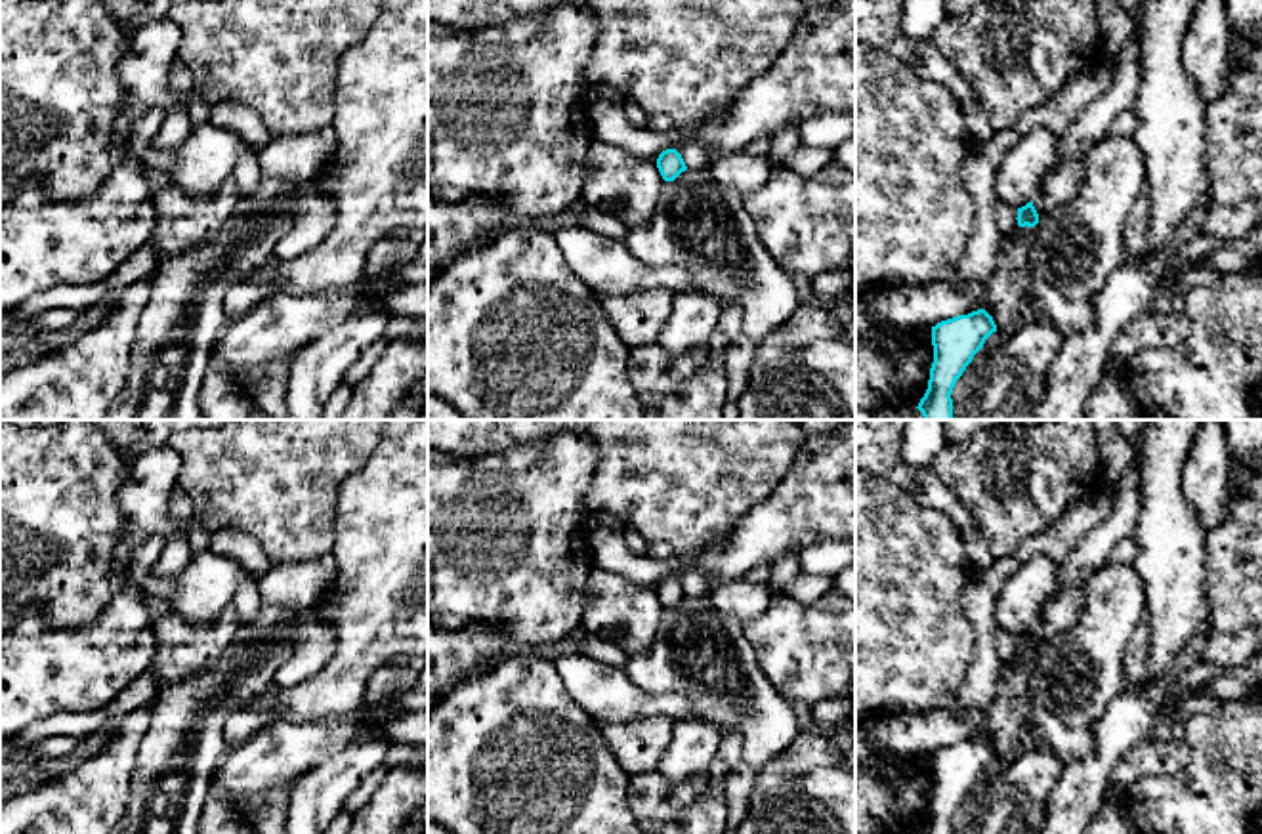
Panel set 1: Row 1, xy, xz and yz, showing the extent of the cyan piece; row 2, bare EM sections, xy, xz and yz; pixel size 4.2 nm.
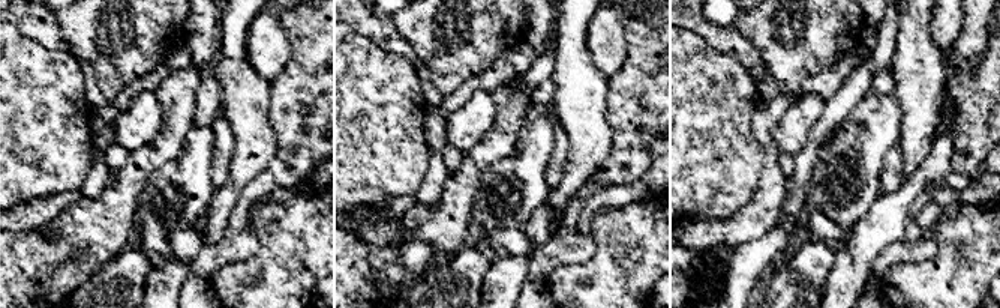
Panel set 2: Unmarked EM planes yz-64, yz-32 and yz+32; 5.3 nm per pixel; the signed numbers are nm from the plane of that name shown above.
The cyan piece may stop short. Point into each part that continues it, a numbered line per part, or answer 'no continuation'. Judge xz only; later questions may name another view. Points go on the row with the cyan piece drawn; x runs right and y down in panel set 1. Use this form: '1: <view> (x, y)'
no continuation

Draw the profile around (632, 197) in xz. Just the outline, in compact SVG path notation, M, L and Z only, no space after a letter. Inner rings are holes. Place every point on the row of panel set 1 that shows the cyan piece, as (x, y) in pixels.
M594 139L580 198L634 229L653 216L663 183L655 158L632 156L619 145Z

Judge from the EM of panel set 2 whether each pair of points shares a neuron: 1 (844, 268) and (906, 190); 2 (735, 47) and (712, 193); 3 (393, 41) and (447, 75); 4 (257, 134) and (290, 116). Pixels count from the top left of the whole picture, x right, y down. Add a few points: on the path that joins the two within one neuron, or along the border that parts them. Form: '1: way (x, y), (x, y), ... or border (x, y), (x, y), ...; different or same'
1: way (858, 248), (894, 209); same
2: border (702, 38), (715, 48), (730, 53), (756, 81); different
3: border (399, 30), (423, 62); different
4: border (270, 90), (272, 125), (278, 138), (273, 160); different

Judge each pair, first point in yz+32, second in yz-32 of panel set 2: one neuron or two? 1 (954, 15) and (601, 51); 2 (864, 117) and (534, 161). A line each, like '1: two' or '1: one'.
1: one
2: one

